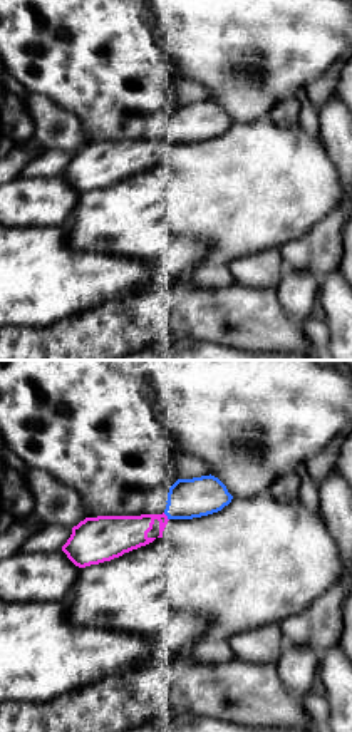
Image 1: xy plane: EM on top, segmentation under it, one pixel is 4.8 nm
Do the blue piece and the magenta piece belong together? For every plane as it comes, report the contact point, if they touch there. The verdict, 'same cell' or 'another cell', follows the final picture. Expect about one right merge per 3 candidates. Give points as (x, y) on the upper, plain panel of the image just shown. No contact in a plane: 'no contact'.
contact (166, 139)

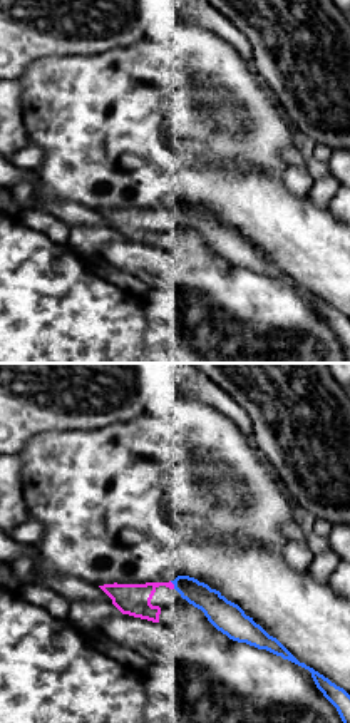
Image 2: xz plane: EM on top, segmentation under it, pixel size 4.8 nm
contact (173, 208)

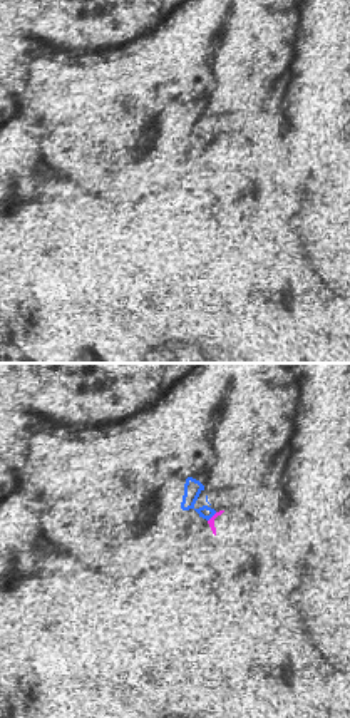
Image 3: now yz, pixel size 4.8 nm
contact (211, 141)

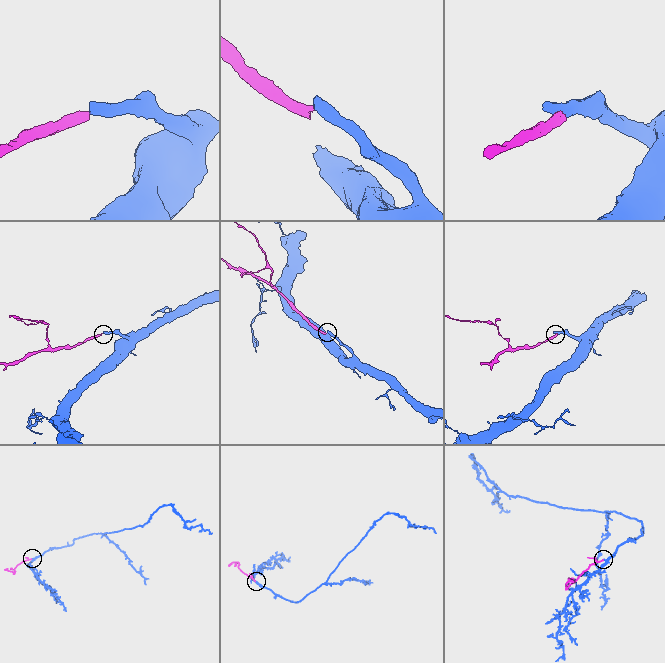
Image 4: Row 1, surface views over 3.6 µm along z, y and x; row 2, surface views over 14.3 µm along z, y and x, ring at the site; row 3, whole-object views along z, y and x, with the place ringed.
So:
same cell

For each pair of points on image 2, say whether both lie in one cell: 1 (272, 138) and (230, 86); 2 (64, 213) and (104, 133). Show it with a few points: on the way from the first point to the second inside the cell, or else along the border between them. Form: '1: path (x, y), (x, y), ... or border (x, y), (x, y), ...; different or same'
1: path (258, 124), (233, 99); same
2: border (37, 205), (61, 198), (97, 211); different

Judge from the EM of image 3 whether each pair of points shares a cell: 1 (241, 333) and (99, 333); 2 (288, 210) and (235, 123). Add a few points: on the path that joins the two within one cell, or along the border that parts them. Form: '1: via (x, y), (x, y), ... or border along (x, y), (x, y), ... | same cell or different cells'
1: via (206, 323), (201, 320), (134, 320) | same cell
2: border along (243, 133), (225, 136) | different cells

